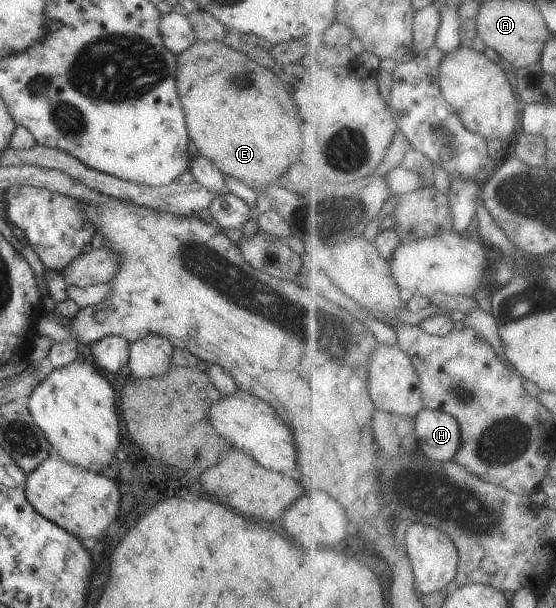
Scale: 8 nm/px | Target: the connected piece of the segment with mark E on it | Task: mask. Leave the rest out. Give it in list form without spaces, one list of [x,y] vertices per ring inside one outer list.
[[[196,40],[191,47],[185,49],[178,55],[177,69],[175,71],[175,83],[177,84],[177,95],[183,95],[183,111],[185,111],[185,119],[187,119],[187,127],[189,127],[188,136],[191,143],[197,147],[200,155],[208,157],[224,174],[239,179],[250,188],[267,187],[269,183],[276,183],[277,179],[285,173],[286,169],[300,162],[301,155],[301,119],[297,119],[297,107],[291,101],[289,91],[283,87],[283,83],[277,79],[277,75],[265,67],[259,67],[247,55],[232,47],[226,45],[222,41],[201,41]]]

